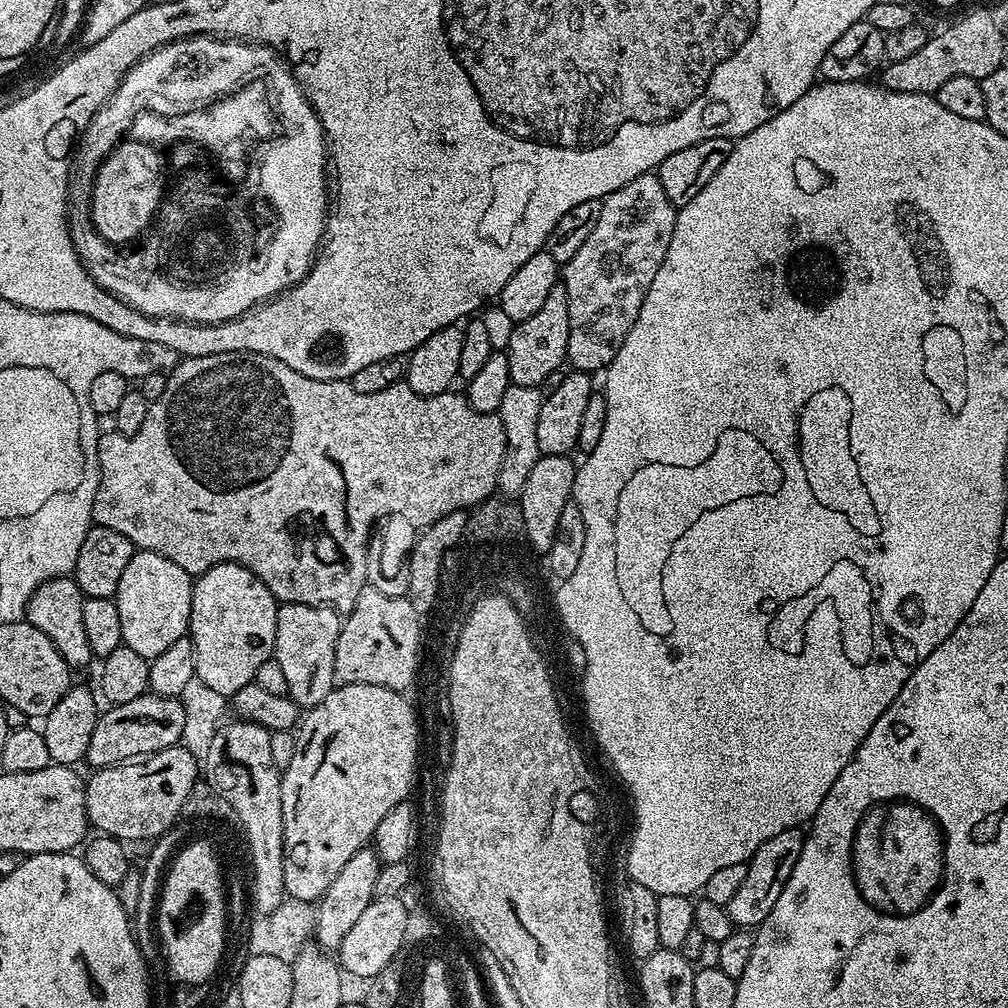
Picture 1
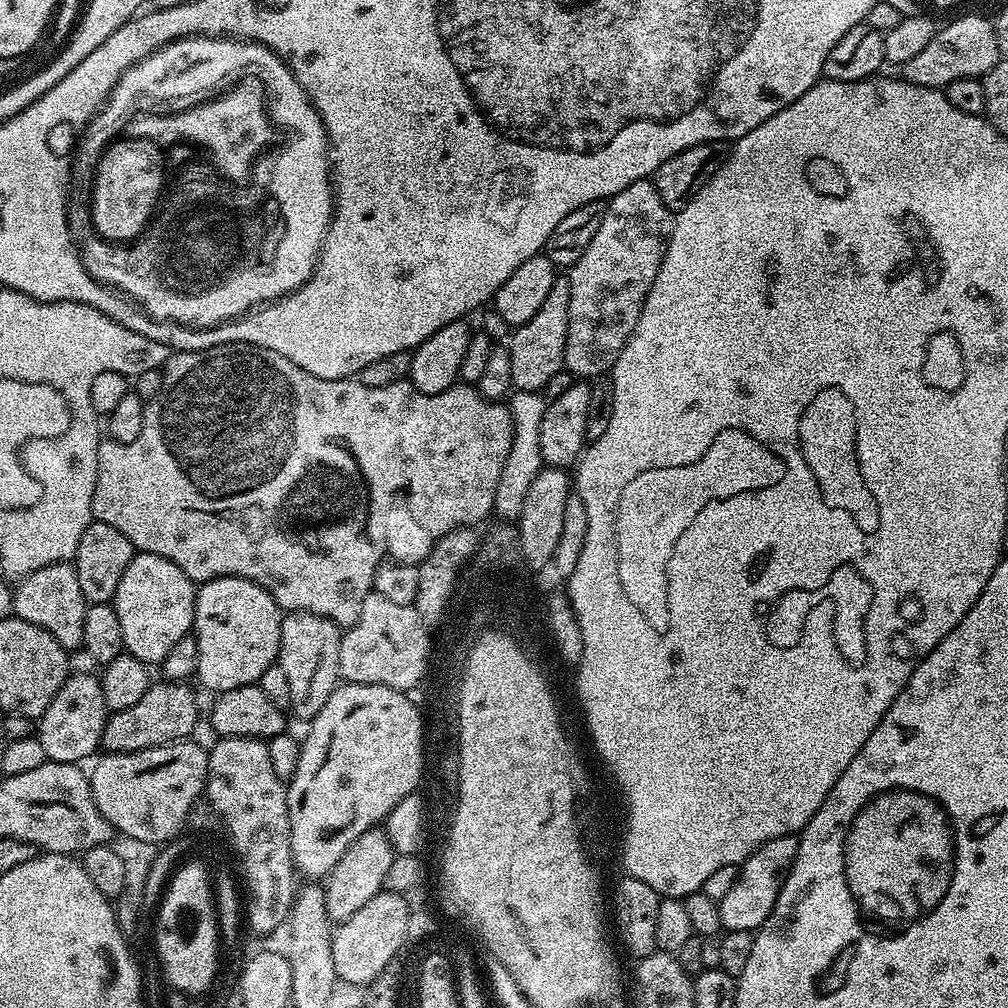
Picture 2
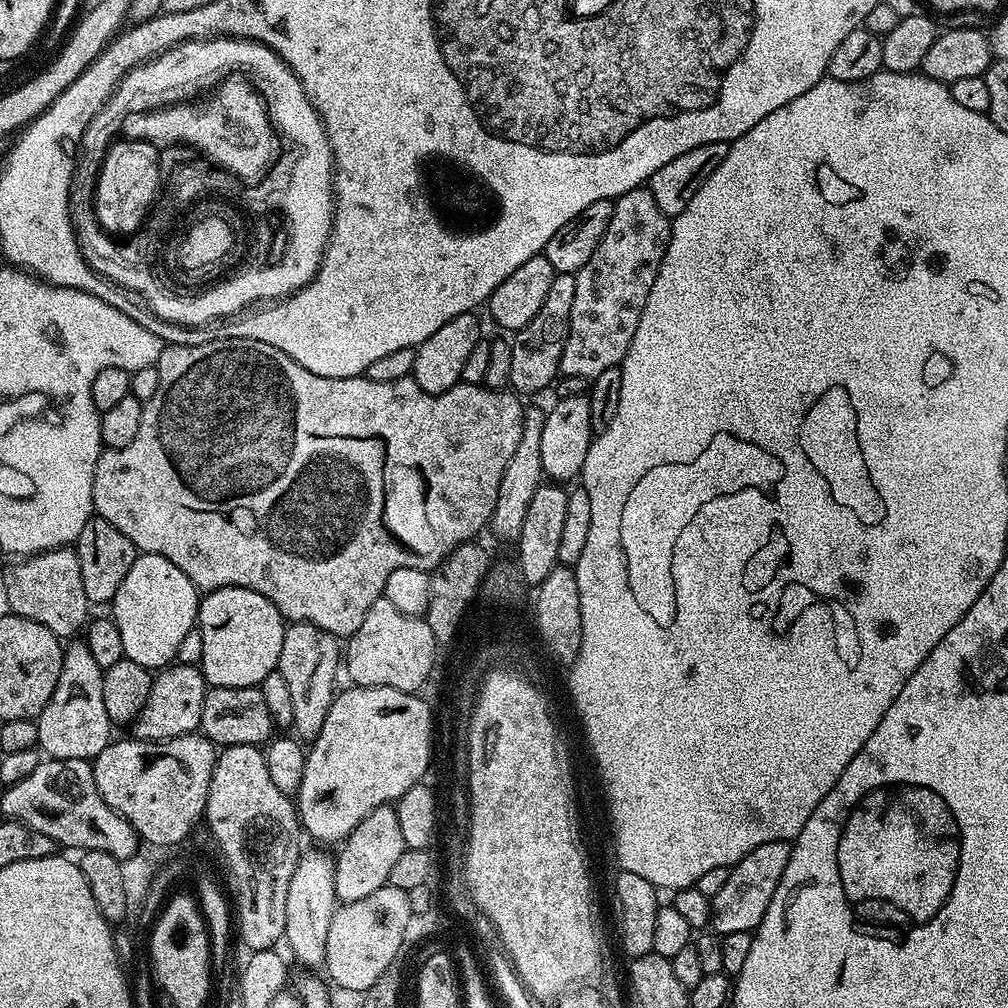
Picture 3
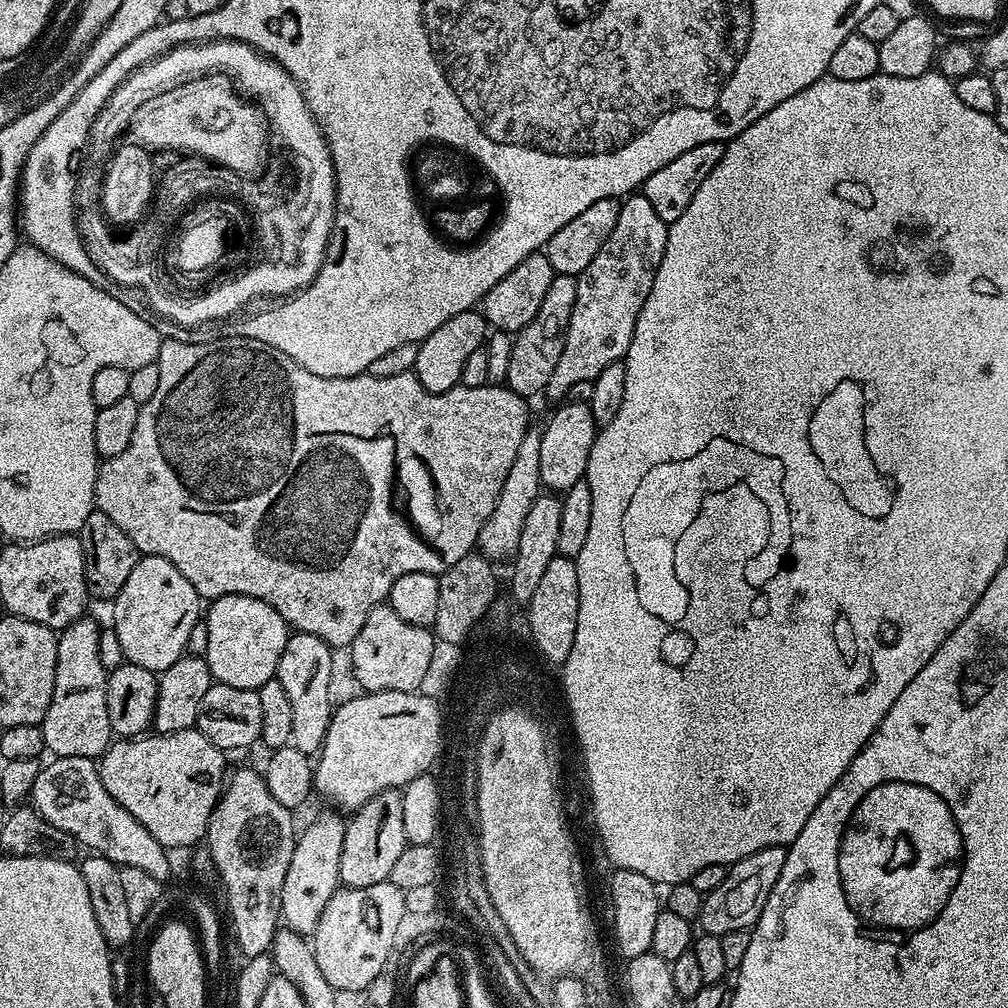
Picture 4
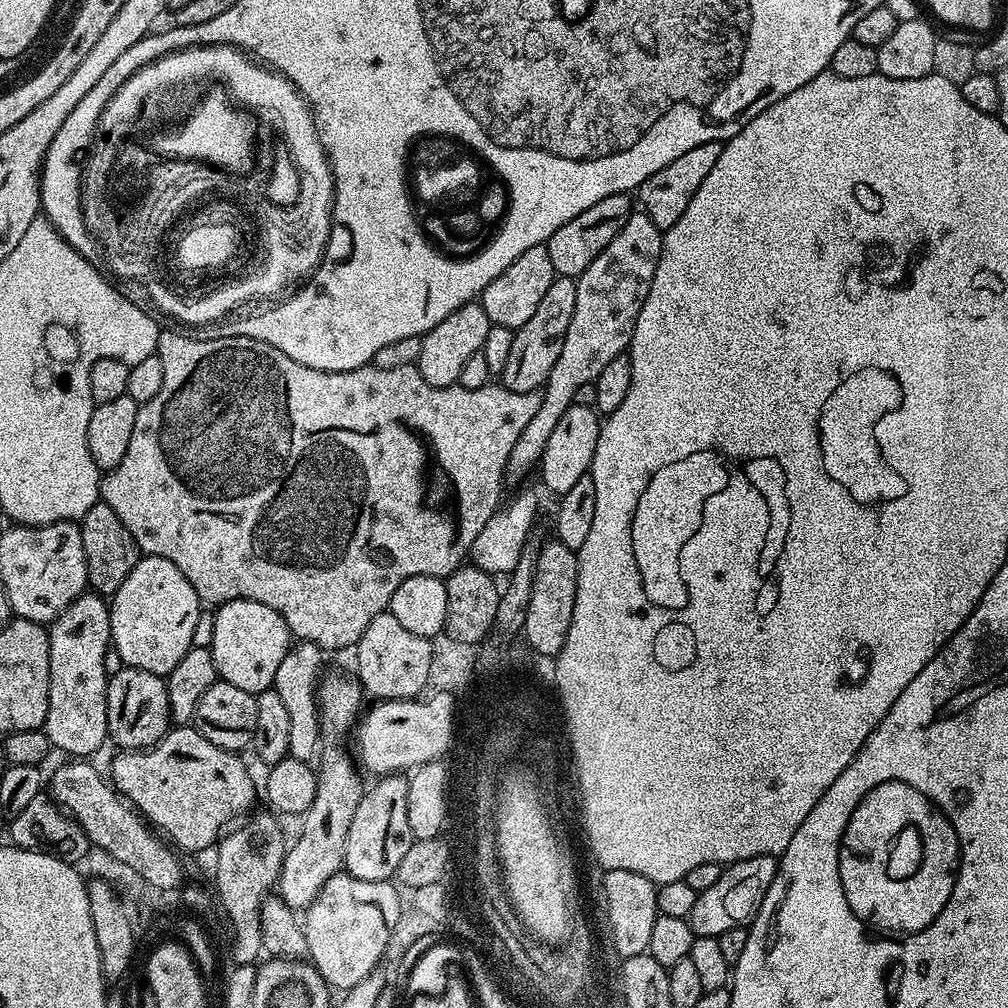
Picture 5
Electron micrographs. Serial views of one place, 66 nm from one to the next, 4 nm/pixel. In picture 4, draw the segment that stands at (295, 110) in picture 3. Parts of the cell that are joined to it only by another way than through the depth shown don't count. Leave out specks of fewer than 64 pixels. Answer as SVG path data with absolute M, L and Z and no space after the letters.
M201 42L183 48L176 48L165 56L160 56L151 64L137 68L129 76L128 80L108 100L108 106L101 110L98 118L94 118L94 126L88 135L88 143L82 152L82 159L75 169L76 194L74 203L76 206L76 228L84 243L89 246L104 246L108 244L110 235L109 225L104 217L104 210L101 205L101 192L104 188L105 169L109 165L113 153L108 150L108 140L121 139L116 133L116 128L124 124L129 110L140 100L148 100L148 96L156 96L156 93L165 93L166 90L177 89L178 86L188 85L194 79L200 79L206 75L226 75L232 80L234 95L236 97L236 108L240 112L257 112L260 110L267 117L267 127L273 133L278 131L278 126L272 116L280 114L282 118L291 118L299 125L306 120L306 126L298 126L299 131L309 140L318 142L314 134L314 126L310 122L316 119L310 114L308 104L301 95L299 85L292 81L291 76L280 67L274 60L239 42Z

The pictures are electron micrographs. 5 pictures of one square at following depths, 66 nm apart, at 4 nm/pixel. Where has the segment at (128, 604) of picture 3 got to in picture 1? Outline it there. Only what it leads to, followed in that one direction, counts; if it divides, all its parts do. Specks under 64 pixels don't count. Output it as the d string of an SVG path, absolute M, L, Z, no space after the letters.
M137 550L122 573L114 597L121 618L123 647L142 654L150 662L173 642L178 642L178 638L188 635L193 583L194 577L182 570L182 566L170 562L170 558Z

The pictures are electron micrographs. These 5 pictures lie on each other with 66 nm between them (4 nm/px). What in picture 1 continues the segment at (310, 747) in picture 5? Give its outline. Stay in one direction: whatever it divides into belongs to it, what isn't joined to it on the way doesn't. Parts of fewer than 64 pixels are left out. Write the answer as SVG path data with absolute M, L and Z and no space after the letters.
M280 604L276 613L278 626L274 659L278 666L282 666L288 695L302 710L318 706L318 702L322 702L337 683L334 658L342 623L341 613L322 604Z

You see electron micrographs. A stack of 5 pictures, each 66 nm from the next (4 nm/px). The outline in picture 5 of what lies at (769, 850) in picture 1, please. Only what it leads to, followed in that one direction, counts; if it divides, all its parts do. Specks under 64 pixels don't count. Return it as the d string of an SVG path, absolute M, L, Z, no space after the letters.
M755 856L727 865L710 890L698 893L690 917L693 932L697 936L718 937L726 934L726 930L745 927L762 906L762 898L766 898L766 890L770 890L770 882L774 882L777 863L775 856Z

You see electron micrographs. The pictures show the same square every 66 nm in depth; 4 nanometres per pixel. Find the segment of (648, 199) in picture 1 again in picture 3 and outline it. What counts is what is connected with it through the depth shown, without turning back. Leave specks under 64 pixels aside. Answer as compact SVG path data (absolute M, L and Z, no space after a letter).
M647 186L616 197L602 242L575 273L574 306L570 309L568 337L560 359L563 375L591 378L623 361L634 330L638 330L646 298L650 298L654 278L658 278L671 233L672 220L658 210L658 202L654 202L654 194Z

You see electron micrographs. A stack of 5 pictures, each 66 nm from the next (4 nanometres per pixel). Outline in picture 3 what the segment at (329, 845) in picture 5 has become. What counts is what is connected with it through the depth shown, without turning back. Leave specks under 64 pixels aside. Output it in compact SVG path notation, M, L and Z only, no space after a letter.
M305 851L300 857L298 866L290 878L290 886L286 890L286 930L284 940L290 951L296 955L300 964L305 964L308 970L320 970L324 967L324 947L326 946L326 934L330 934L330 922L332 915L336 913L338 901L334 890L335 859L324 852Z

